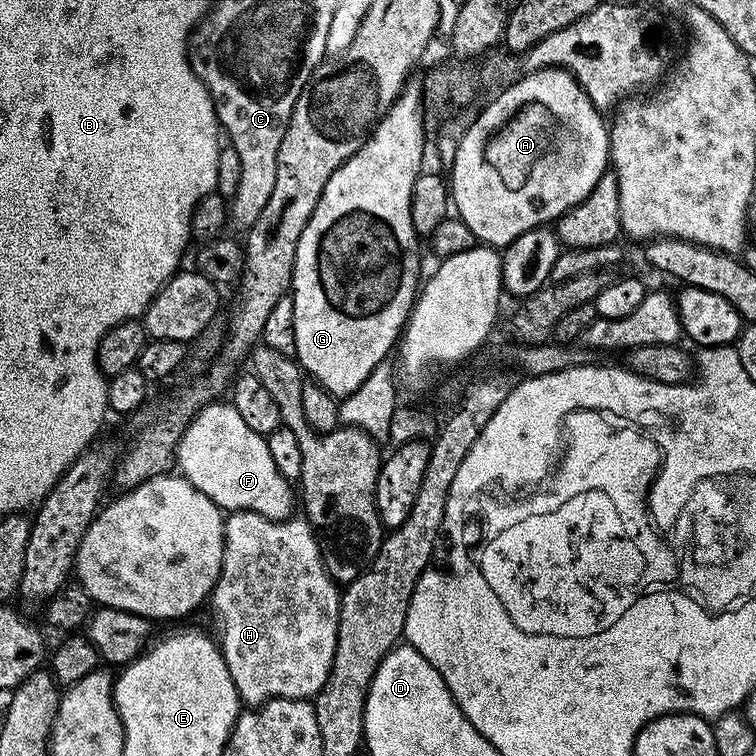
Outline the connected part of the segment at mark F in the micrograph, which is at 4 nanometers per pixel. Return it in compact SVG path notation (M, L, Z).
M213 401L189 420L176 451L176 461L184 479L201 490L202 494L206 494L223 511L254 512L272 521L286 520L293 515L292 492L294 496L294 490L291 481L282 478L282 474L278 472L274 458L271 457L267 439L251 430L230 402Z

